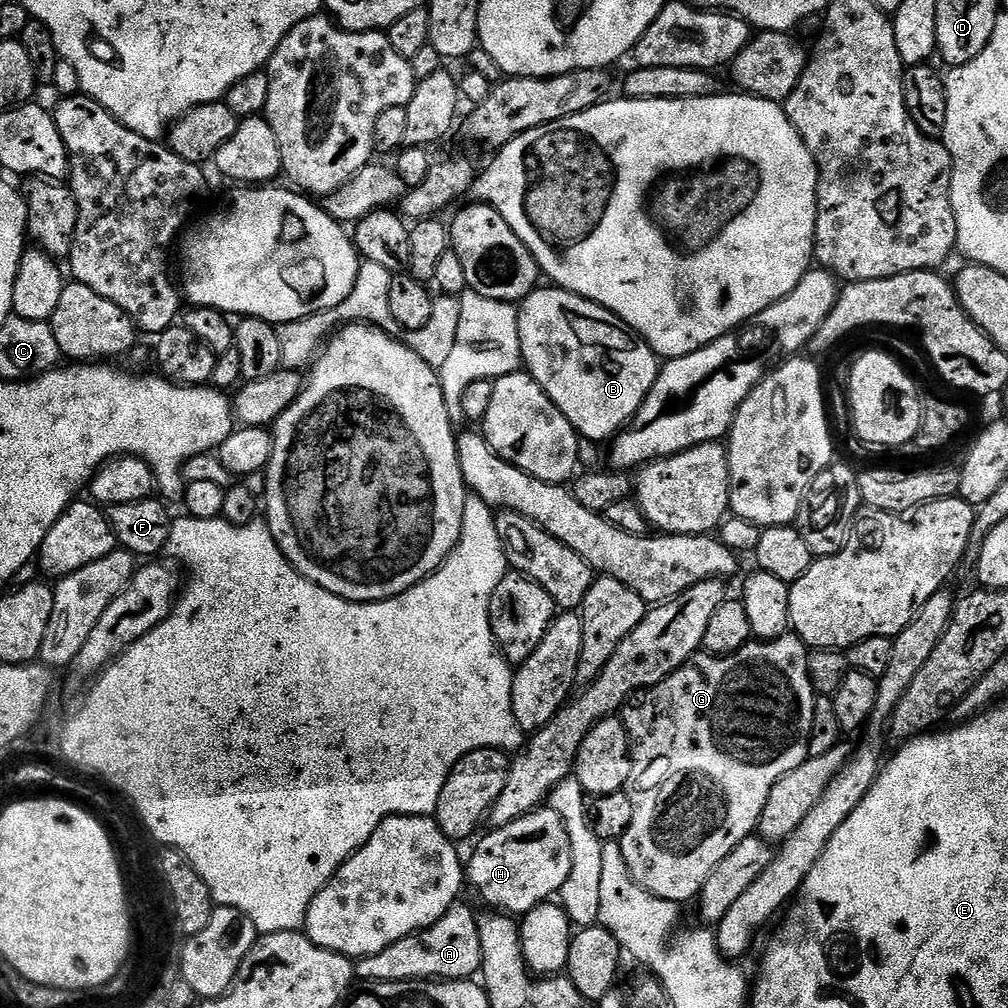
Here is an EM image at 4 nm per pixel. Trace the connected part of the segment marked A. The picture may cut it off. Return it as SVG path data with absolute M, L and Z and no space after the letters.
M465 902L452 905L438 922L412 936L386 946L373 956L361 956L355 961L354 976L357 981L369 984L402 982L403 980L426 980L429 982L451 982L472 980L479 973L482 944L479 942L477 913Z

